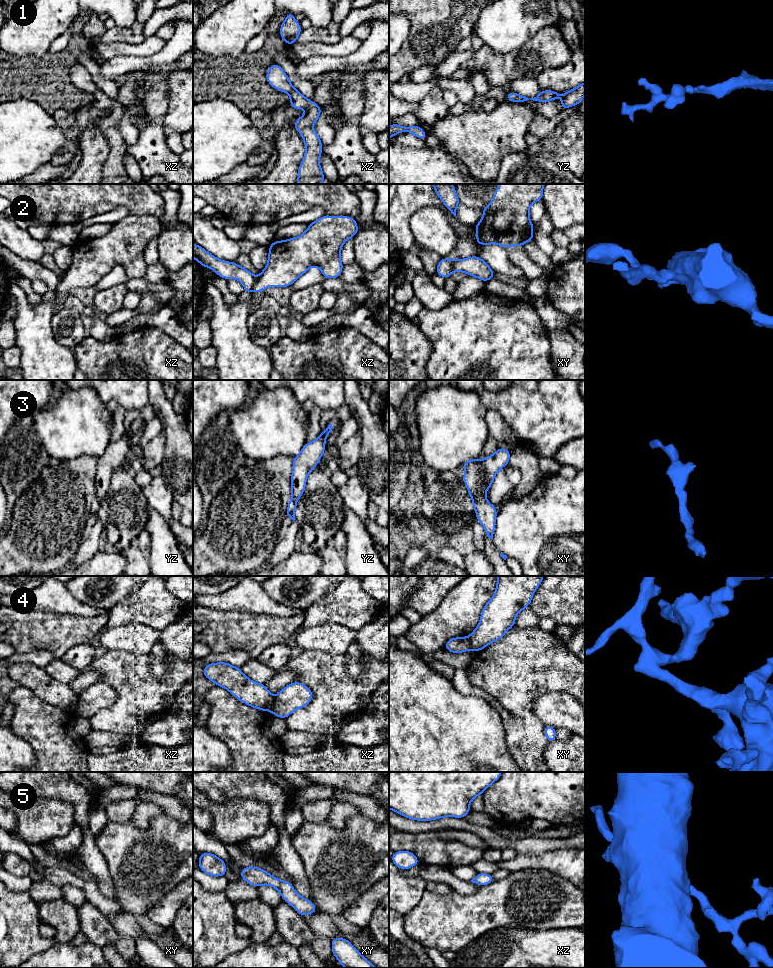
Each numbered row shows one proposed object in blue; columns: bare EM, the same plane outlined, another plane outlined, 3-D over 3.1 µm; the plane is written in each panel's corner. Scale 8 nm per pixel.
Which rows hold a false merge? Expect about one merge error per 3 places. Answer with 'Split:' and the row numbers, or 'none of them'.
Split: 2, 4

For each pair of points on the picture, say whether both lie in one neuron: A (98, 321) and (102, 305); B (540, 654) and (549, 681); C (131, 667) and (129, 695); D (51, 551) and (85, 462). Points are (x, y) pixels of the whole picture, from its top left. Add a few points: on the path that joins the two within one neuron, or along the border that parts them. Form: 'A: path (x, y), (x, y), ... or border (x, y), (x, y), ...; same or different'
A: border (98, 314), (104, 317); different
B: path (540, 661), (549, 671), (549, 674); same
C: path (131, 674), (131, 688); same
D: path (51, 529), (51, 515), (61, 496), (71, 484); same

